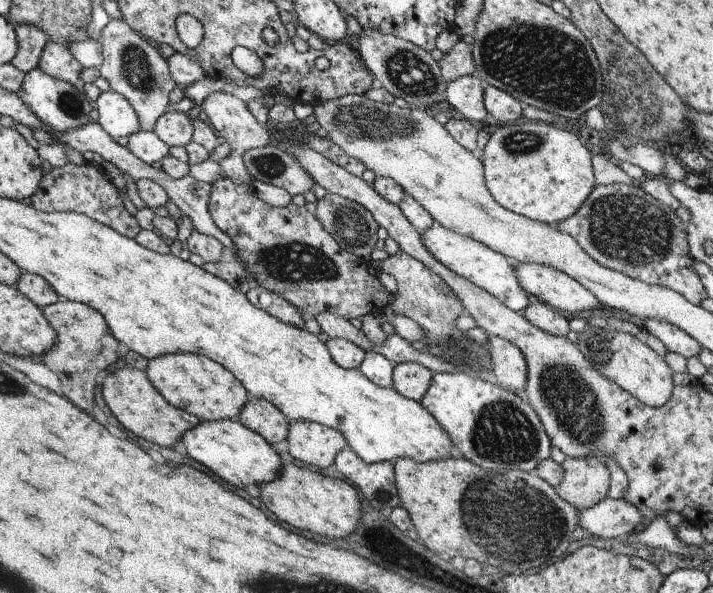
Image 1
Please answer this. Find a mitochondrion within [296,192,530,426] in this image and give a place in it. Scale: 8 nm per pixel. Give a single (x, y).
(349, 225)

